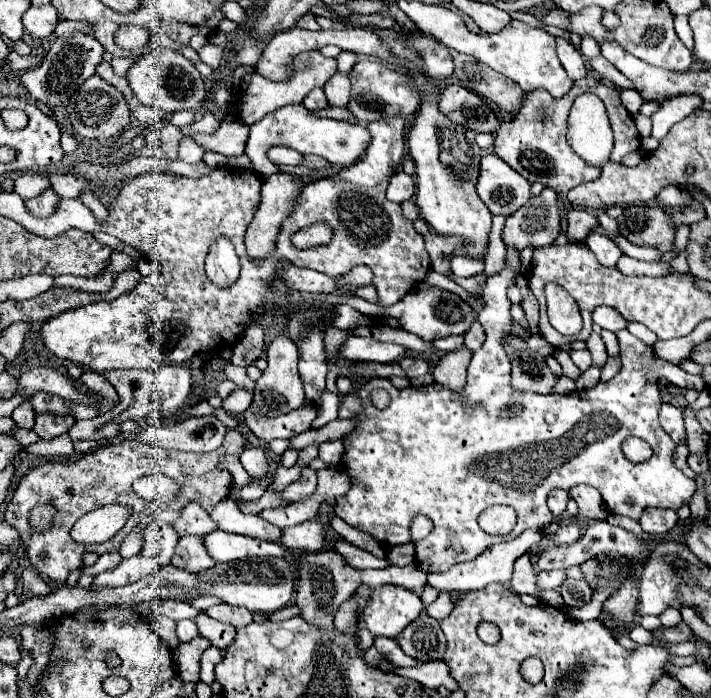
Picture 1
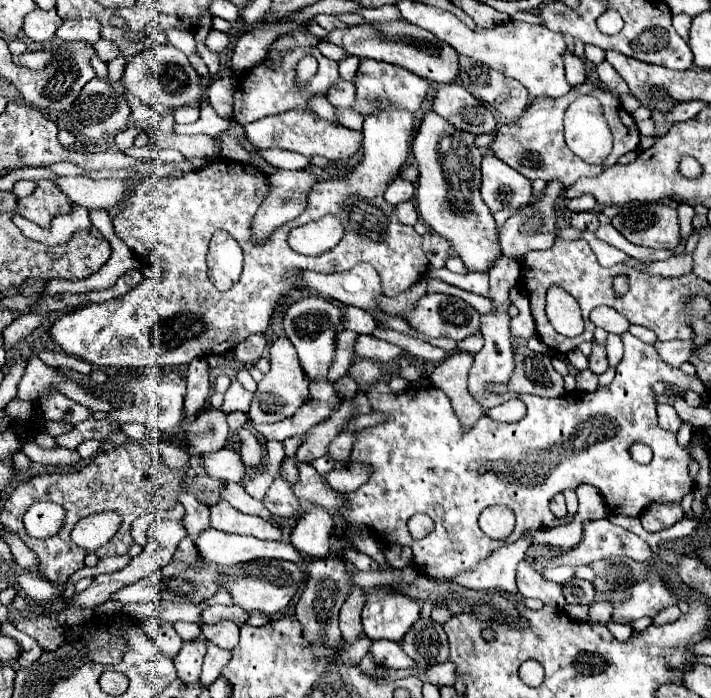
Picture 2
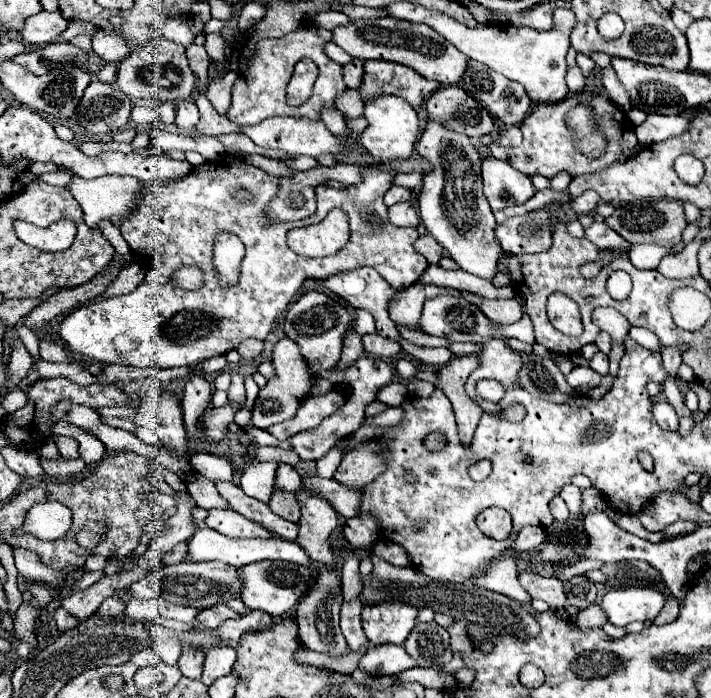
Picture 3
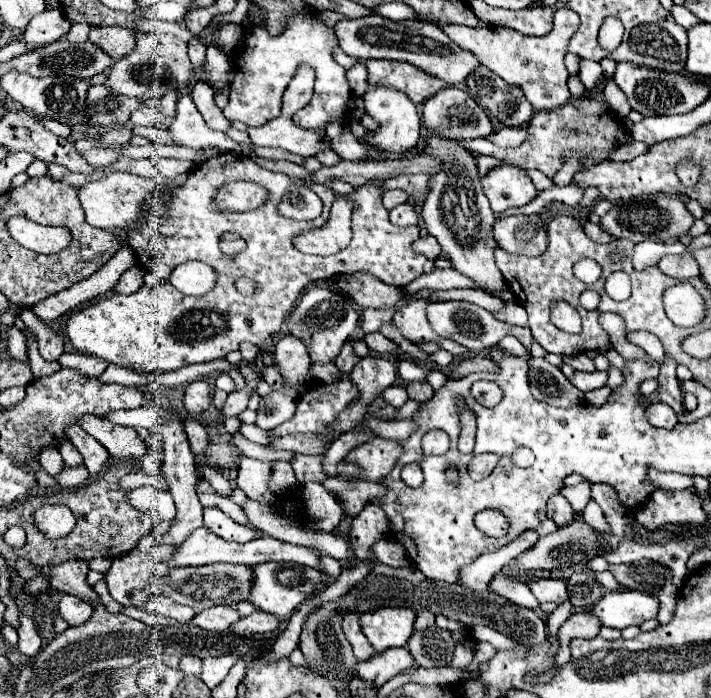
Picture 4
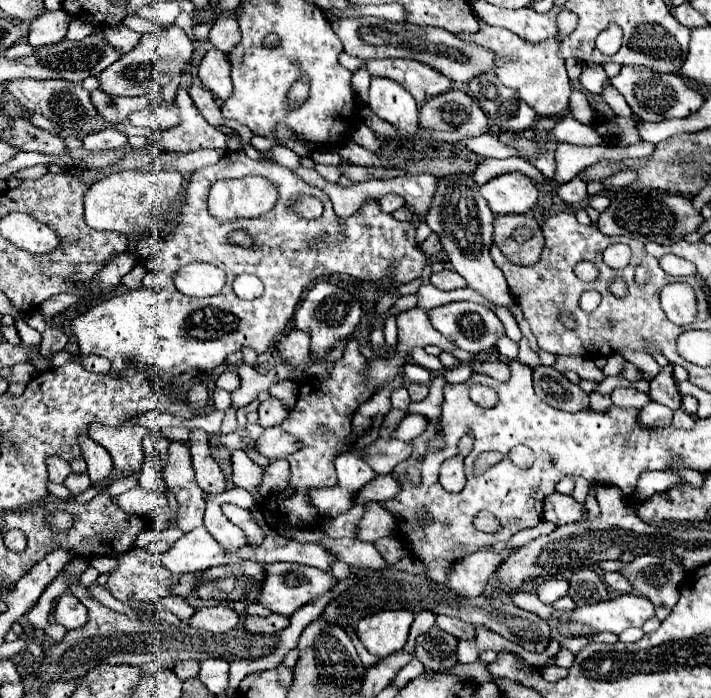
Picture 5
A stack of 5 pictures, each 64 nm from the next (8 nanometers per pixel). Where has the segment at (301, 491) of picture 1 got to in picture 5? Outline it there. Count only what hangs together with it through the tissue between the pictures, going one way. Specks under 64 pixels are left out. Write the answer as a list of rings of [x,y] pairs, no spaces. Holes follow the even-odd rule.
[[[392,474],[376,476],[376,480],[370,480],[368,484],[364,484],[364,488],[360,488],[360,492],[354,498],[354,504],[384,502],[396,496],[396,492],[400,492],[400,482]]]

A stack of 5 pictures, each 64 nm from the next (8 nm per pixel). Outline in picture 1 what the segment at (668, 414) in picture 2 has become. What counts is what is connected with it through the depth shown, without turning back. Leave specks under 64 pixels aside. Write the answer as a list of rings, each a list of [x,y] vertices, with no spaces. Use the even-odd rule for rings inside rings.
[[[662,404],[660,424],[676,444],[686,440],[686,430],[684,430],[684,420],[682,420],[682,410],[680,408],[676,408],[672,404]]]

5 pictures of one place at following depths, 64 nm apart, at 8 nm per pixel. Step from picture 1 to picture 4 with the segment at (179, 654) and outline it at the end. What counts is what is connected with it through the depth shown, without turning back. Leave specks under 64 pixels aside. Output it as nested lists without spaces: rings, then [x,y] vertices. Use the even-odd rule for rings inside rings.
[[[182,656],[180,658],[180,670],[184,672],[184,674],[192,674],[192,676],[200,676],[200,672],[202,672],[202,660],[200,658],[196,658],[196,656]]]

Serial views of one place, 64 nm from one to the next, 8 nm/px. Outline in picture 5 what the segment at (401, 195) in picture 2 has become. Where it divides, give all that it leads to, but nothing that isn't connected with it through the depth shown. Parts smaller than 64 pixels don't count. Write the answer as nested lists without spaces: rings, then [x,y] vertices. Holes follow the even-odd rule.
[[[386,194],[386,196],[382,196],[380,198],[380,208],[384,210],[384,212],[394,212],[394,210],[398,210],[400,206],[404,206],[406,202],[404,202],[404,198],[402,196],[396,196],[396,194]]]

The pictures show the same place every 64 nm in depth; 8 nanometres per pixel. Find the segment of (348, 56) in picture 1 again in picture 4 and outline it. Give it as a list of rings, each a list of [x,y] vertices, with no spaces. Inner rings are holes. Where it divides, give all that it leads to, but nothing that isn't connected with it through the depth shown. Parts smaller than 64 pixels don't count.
[[[362,62],[354,64],[350,70],[346,70],[346,80],[352,88],[352,92],[356,96],[364,96],[364,92],[368,90],[368,82],[366,82],[366,66]]]

